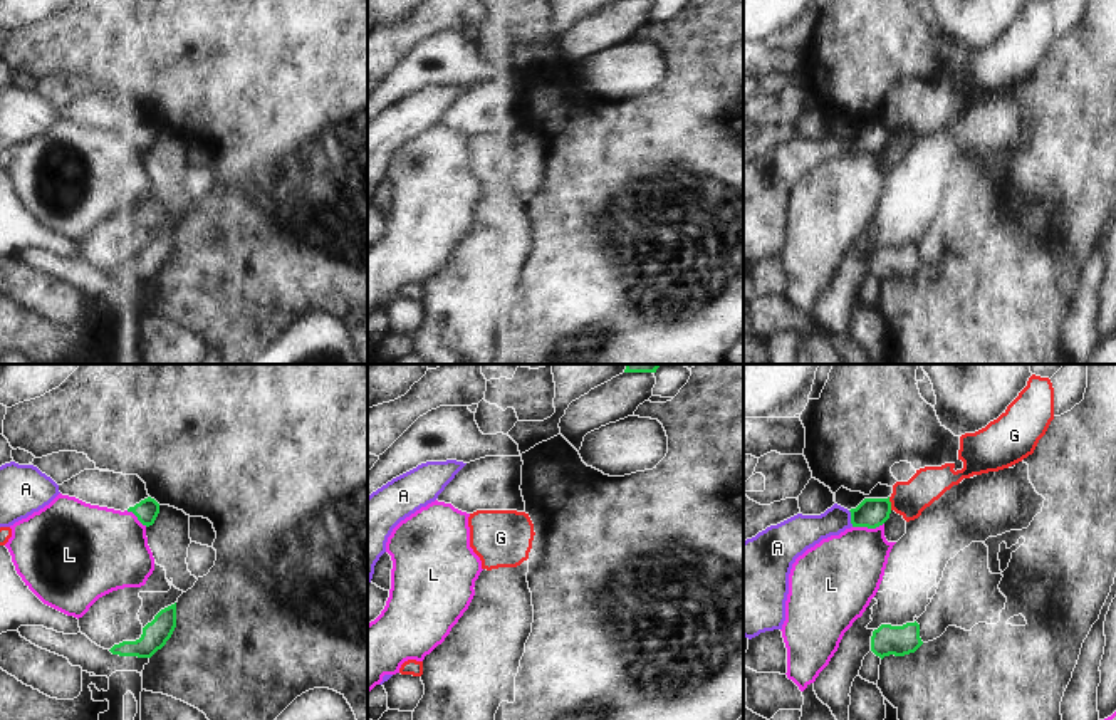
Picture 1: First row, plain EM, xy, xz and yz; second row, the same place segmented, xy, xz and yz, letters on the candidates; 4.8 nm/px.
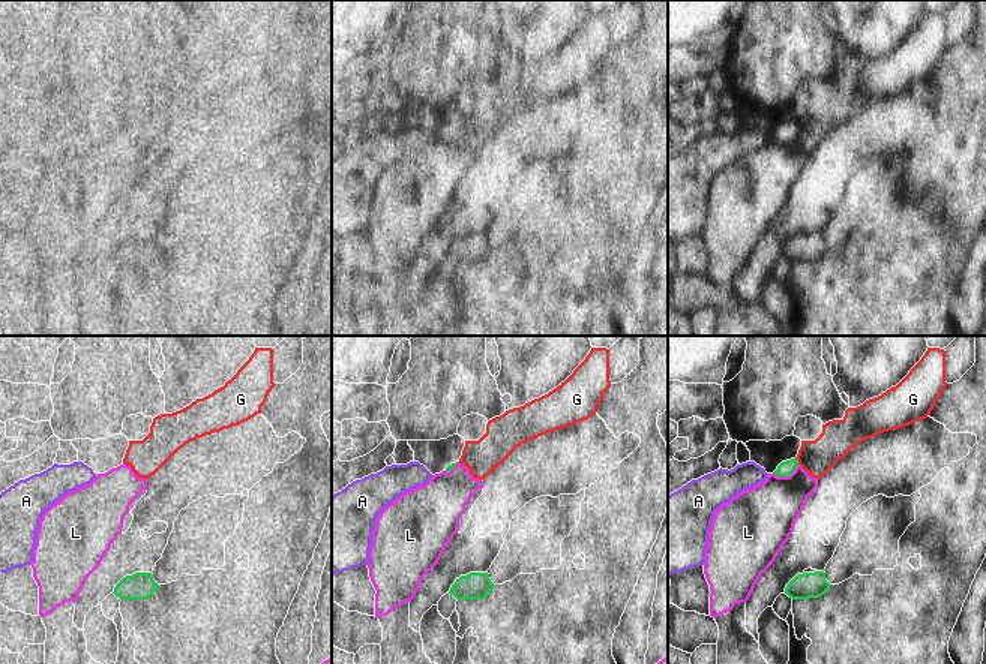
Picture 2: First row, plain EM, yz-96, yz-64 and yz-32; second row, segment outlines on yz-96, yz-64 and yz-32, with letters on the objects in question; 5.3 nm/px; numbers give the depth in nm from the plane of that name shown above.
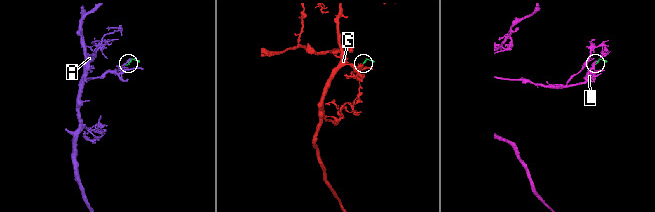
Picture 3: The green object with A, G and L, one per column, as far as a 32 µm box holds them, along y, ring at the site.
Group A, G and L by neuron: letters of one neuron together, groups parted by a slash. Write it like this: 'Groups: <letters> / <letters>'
Groups: A / G / L.

